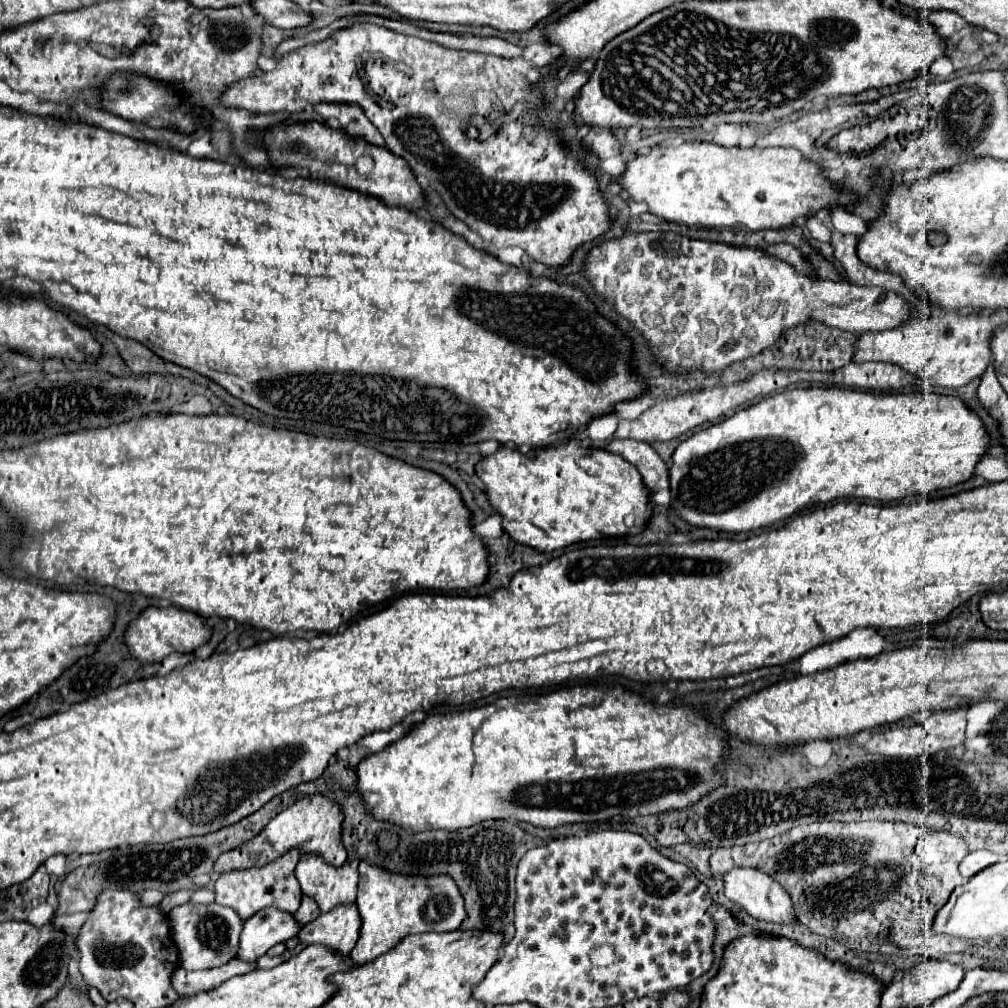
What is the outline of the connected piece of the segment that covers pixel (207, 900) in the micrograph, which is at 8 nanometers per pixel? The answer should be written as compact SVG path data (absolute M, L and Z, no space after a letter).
M197 888L191 896L191 902L195 904L211 904L213 902L213 892L209 888Z

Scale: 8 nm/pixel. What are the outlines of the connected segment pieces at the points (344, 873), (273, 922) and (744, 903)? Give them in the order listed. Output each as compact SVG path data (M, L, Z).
M303 854L301 858L303 860L295 868L295 876L301 884L301 892L315 898L321 912L327 912L337 904L355 902L359 860L349 860L335 868L319 854Z
M275 908L259 910L259 914L253 914L243 926L237 958L247 962L261 958L271 946L295 938L299 926L291 912Z
M741 866L741 868L729 870L723 876L723 882L725 882L725 896L729 900L733 900L735 904L739 904L753 918L765 920L765 922L777 922L777 924L791 924L797 920L793 914L793 902L791 902L789 894L783 890L783 886L779 886L779 882L775 882L765 872L761 872L757 868Z

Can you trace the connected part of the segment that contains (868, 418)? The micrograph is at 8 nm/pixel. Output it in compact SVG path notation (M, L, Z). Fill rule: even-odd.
M837 386L793 388L763 398L683 440L671 458L671 496L679 516L693 526L751 532L787 520L805 506L837 498L895 502L963 484L973 478L973 470L989 446L991 438L985 424L957 396L877 394Z

